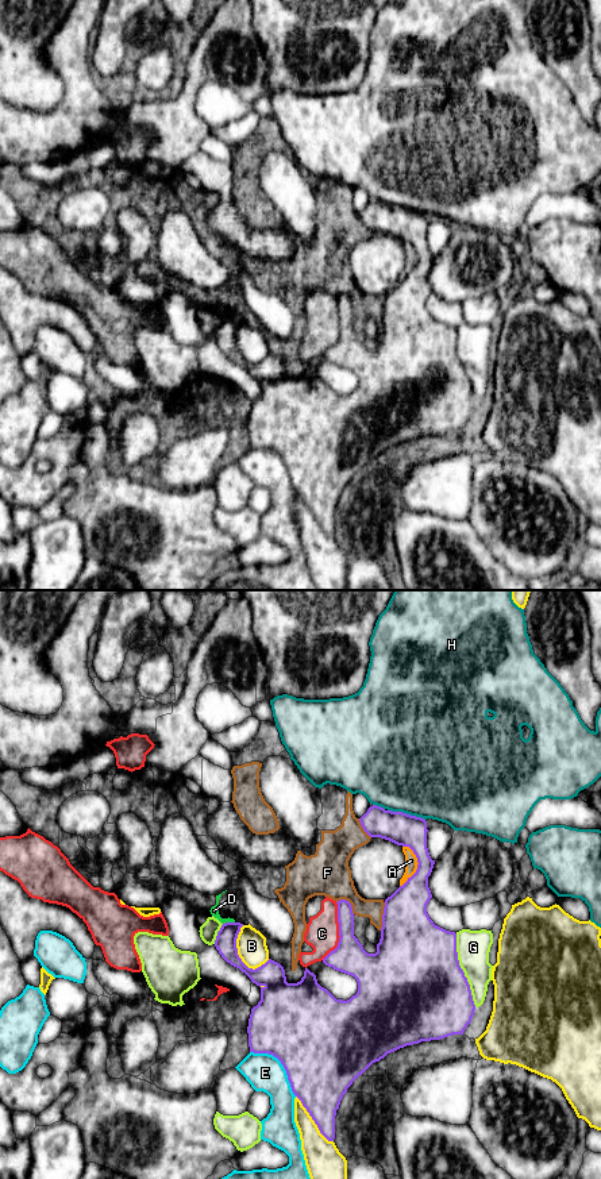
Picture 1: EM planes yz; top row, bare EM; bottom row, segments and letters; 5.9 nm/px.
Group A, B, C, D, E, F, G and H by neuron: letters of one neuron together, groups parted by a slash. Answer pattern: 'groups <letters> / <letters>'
groups A D F / B / C / E H / G

